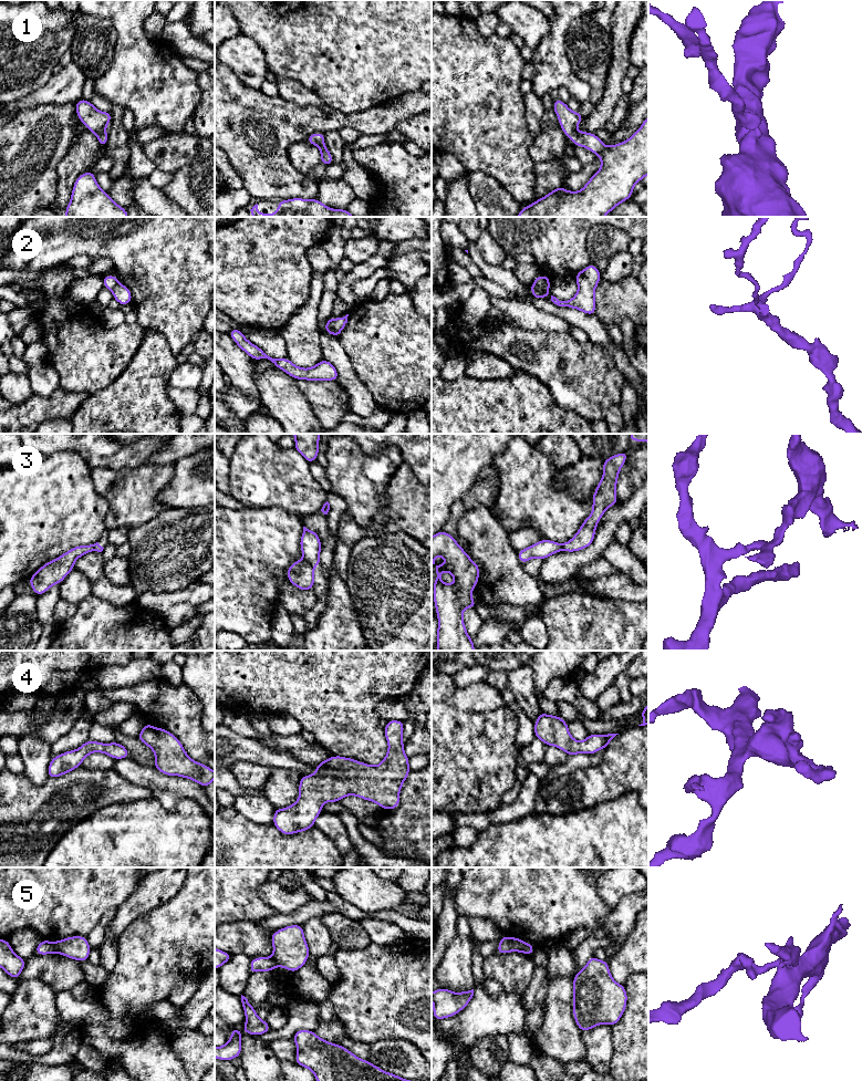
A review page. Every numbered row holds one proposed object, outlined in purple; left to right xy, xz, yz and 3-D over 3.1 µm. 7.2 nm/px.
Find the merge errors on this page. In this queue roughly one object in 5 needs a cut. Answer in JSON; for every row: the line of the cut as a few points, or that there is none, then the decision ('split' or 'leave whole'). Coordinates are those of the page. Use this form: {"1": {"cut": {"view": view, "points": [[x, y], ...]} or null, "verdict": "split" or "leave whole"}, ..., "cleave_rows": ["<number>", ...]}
{"1": {"cut": null, "verdict": "leave whole"}, "2": {"cut": {"view": "yz", "points": [[532, 284], [548, 291]]}, "verdict": "split"}, "3": {"cut": {"view": "xz", "points": [[303, 558], [313, 568]]}, "verdict": "split"}, "4": {"cut": null, "verdict": "leave whole"}, "5": {"cut": {"view": "xy", "points": [[54, 942], [58, 952]]}, "verdict": "split"}, "cleave_rows": ["2", "3", "5"]}

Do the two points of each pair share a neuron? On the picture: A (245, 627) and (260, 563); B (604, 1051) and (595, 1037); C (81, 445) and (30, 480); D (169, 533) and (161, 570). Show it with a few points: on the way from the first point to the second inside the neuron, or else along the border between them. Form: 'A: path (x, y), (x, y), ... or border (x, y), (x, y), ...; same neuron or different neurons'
A: path (245, 612), (245, 579); same neuron
B: path (601, 1048), (598, 1040); same neuron
C: border (47, 454), (73, 450), (92, 468); different neurons
D: path (169, 542), (169, 552), (161, 561); same neuron

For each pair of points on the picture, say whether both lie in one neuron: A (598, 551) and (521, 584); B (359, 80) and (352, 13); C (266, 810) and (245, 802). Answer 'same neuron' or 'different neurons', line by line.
A: different neurons
B: same neuron
C: same neuron

